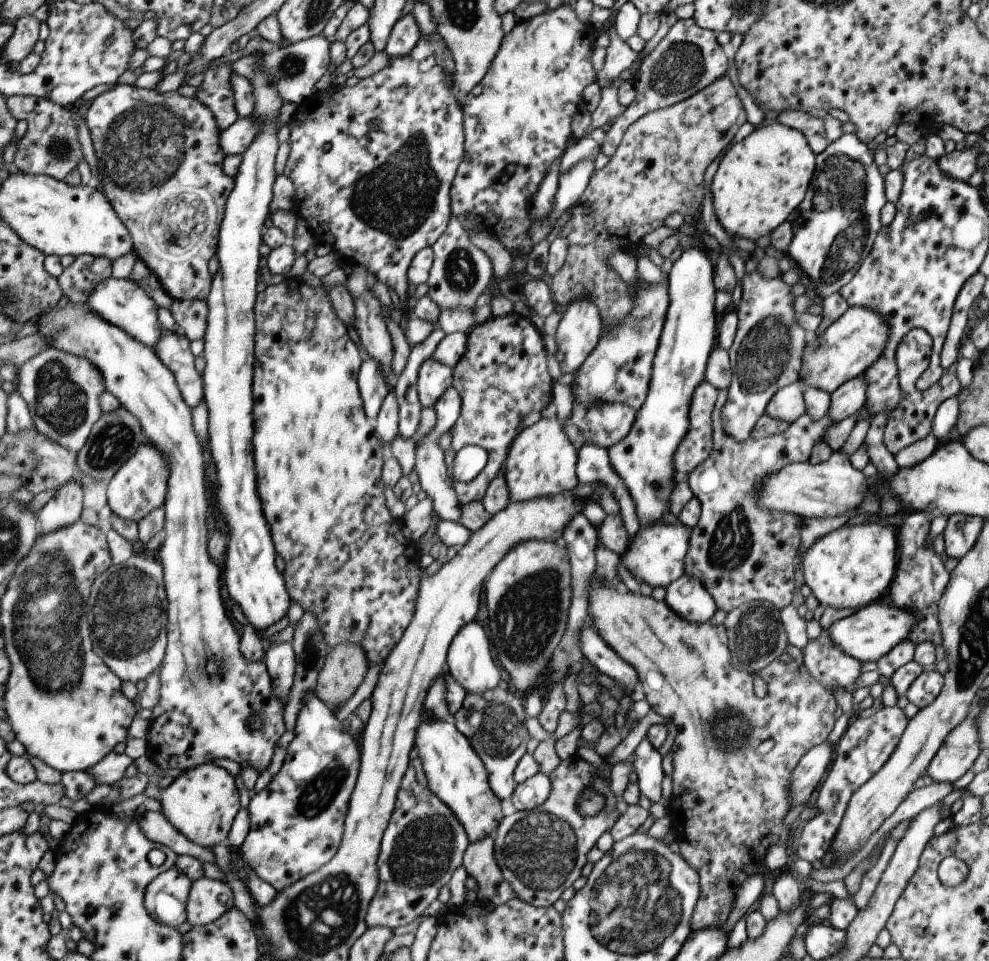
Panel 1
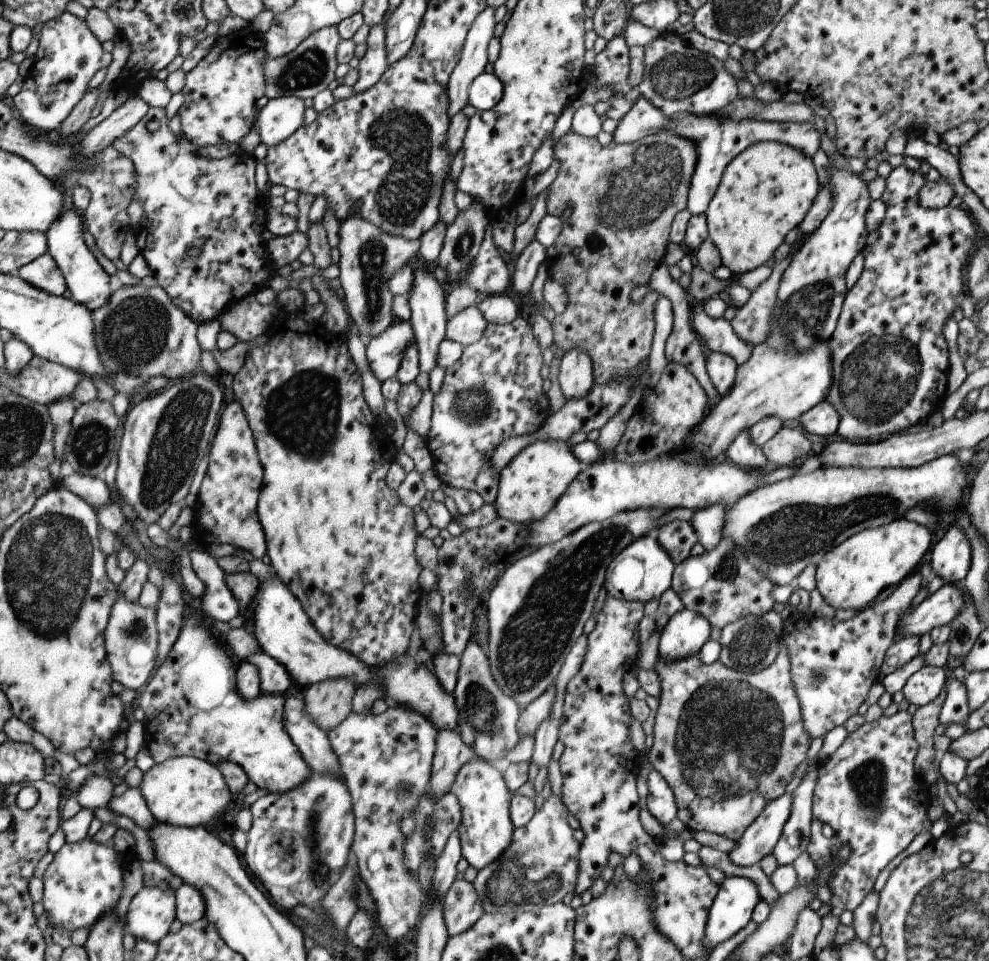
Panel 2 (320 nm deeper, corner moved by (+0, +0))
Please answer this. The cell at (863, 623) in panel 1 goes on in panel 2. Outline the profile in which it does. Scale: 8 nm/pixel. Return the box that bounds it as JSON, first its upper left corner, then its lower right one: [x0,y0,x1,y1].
[897,582,966,637]

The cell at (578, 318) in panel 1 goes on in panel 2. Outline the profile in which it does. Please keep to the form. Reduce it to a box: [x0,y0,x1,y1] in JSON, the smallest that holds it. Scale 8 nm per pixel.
[557,347,594,402]

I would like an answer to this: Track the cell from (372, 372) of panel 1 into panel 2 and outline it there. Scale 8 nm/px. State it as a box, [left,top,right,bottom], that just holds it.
[365,320,414,383]

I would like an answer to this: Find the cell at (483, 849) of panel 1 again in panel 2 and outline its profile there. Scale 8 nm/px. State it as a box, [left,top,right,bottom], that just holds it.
[442,879,482,937]

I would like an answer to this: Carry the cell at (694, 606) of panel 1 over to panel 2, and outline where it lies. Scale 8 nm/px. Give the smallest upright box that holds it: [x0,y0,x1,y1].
[658,608,709,663]

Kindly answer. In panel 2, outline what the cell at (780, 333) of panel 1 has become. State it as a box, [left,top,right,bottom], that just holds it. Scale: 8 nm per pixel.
[724,431,767,470]

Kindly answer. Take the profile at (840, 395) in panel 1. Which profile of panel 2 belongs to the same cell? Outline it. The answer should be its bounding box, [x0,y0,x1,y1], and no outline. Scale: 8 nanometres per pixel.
[796,401,839,440]

